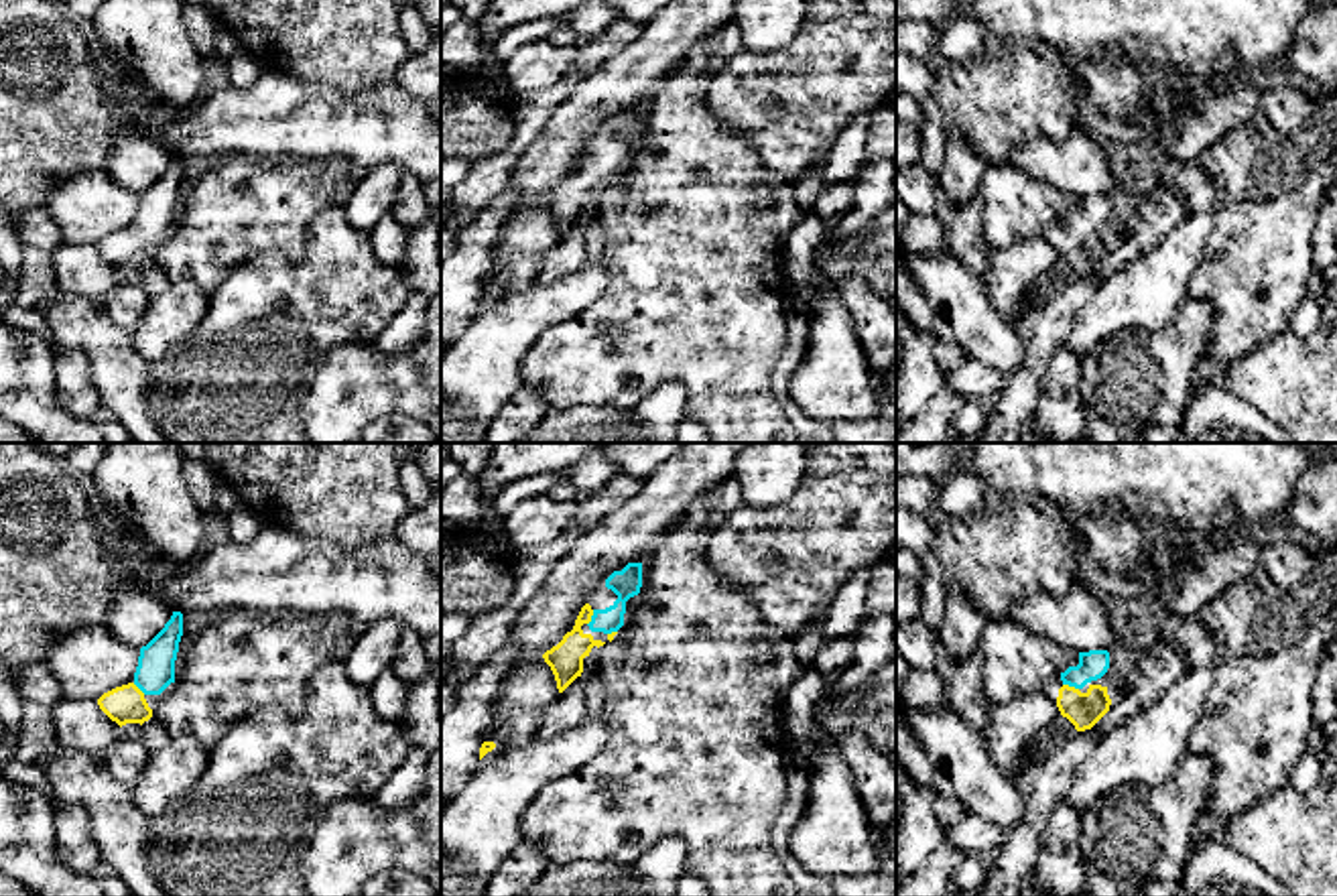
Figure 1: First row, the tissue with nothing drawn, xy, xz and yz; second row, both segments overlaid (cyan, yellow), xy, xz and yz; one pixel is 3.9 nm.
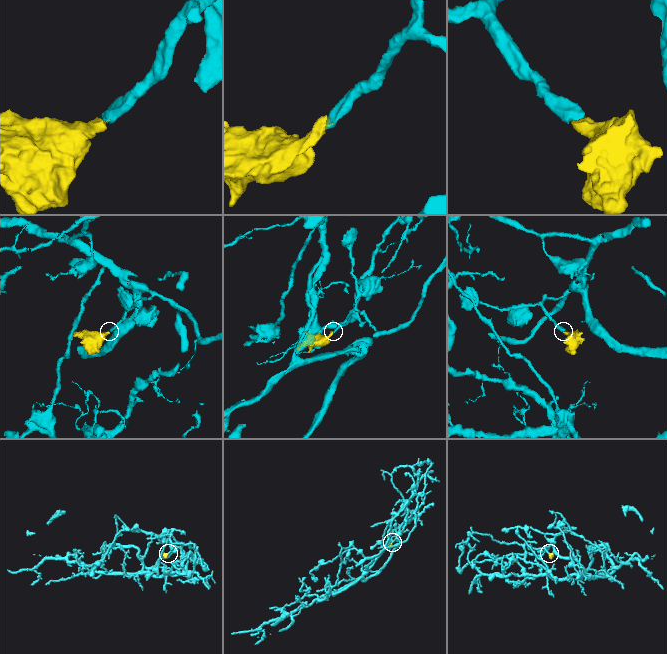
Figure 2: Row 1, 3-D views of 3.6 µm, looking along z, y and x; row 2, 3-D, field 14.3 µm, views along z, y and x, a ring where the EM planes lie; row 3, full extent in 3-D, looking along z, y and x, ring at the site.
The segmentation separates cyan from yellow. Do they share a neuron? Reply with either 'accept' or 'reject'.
accept

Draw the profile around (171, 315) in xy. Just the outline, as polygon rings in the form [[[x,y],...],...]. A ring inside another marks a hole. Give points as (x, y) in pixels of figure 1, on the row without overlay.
[[[175,280],[148,299],[138,329],[130,333],[132,345],[148,364],[158,364],[195,333],[207,311],[207,295],[189,280]]]

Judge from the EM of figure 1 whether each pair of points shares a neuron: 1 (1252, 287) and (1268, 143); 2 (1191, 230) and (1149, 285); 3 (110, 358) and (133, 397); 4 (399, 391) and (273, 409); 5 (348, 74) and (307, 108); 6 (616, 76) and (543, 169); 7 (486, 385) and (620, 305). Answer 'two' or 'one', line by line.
1: one
2: one
3: one
4: two
5: two
6: one
7: two

